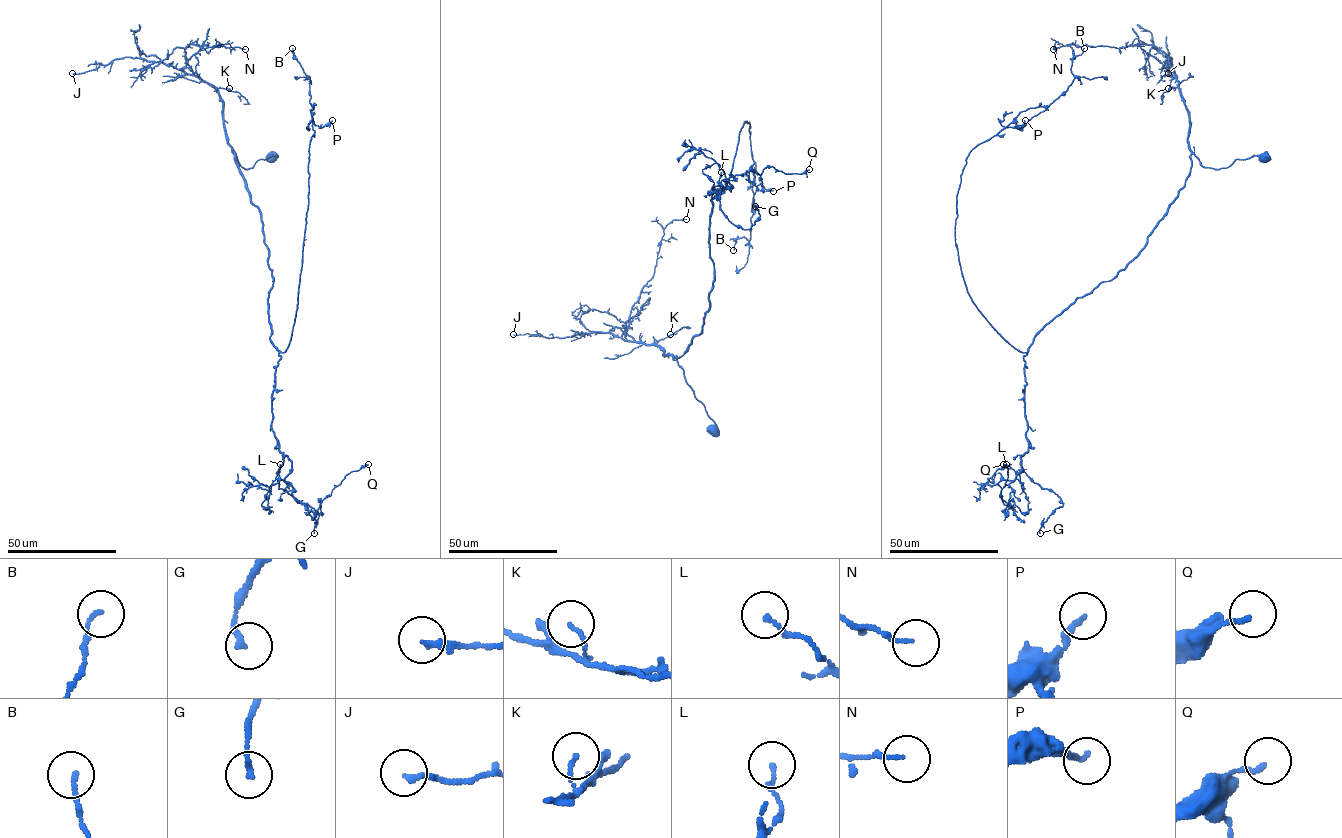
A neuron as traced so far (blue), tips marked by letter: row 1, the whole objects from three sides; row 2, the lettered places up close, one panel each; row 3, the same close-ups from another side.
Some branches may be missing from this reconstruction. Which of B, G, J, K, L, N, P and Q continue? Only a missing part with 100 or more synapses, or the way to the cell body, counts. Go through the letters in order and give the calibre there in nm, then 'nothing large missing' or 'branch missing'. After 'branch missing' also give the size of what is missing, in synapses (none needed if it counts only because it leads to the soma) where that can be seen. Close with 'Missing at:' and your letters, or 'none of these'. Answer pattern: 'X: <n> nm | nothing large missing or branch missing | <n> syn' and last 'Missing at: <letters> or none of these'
B: 150 nm | nothing large missing
G: 180 nm | nothing large missing
J: 180 nm | nothing large missing
K: 120 nm | nothing large missing
L: 140 nm | nothing large missing
N: 130 nm | nothing large missing
P: 200 nm | nothing large missing
Q: 150 nm | nothing large missing
Missing at: none of these

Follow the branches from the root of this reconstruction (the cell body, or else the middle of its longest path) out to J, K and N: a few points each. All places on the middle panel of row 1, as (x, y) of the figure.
J: (713, 430), (715, 423), (694, 396), (677, 360), (665, 355), (659, 346), (603, 332), (563, 338), (513, 334)
K: (713, 430), (715, 423), (694, 396), (677, 360), (669, 353), (665, 355), (656, 344), (670, 334)
N: (713, 430), (715, 423), (677, 360), (626, 333), (631, 307), (653, 275), (664, 228), (673, 220), (686, 219)

